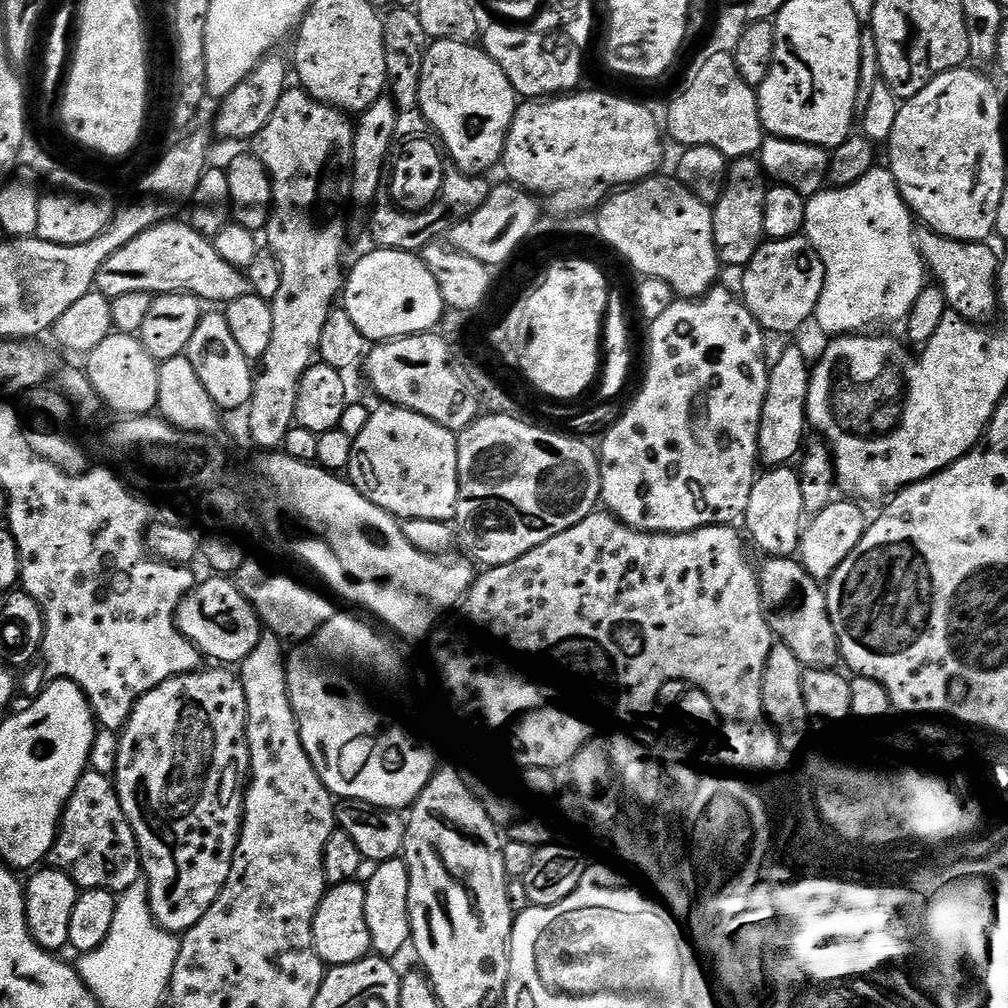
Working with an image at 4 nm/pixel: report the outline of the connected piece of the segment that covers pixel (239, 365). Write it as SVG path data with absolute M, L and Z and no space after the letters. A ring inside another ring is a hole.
M212 310L203 313L186 353L188 361L194 366L199 381L206 388L211 400L221 411L245 409L252 401L255 388L255 375L251 364L239 349L234 334L230 332L228 317L225 313Z

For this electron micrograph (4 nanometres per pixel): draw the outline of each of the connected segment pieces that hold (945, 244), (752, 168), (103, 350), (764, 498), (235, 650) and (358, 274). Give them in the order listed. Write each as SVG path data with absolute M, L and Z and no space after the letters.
M921 227L916 234L916 245L925 265L936 275L935 283L944 292L949 309L964 320L980 326L996 312L1000 304L1000 292L996 289L996 279L1000 276L1000 260L988 242L952 240L939 236L930 228Z
M743 156L727 165L724 188L712 208L714 242L721 265L728 267L729 264L736 270L743 269L765 244L764 217L769 187L770 178L764 173L764 168L756 156Z
M113 331L106 342L101 342L98 350L89 352L86 357L86 371L94 390L100 396L105 405L108 404L116 412L121 412L121 417L135 418L137 416L147 416L159 405L160 387L158 378L160 377L160 364L146 350L146 346L136 336L127 336L118 331Z
M772 466L764 471L757 475L754 490L750 490L746 513L748 528L752 531L753 538L768 551L769 557L792 556L799 549L800 537L806 527L800 473L792 466Z
M228 578L197 583L176 611L176 627L197 653L217 660L220 666L238 666L262 638L260 617Z
M389 248L371 250L347 273L342 289L342 311L350 314L354 326L366 334L369 342L387 342L400 340L404 336L417 336L423 332L432 332L435 324L443 321L446 305L434 274L424 265L423 259L414 252L399 252Z

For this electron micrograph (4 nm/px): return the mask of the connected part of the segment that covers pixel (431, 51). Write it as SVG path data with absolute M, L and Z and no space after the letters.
M433 40L420 67L420 95L418 112L432 123L434 131L440 135L439 143L443 151L452 155L451 163L469 176L484 176L492 167L499 165L504 158L504 147L510 130L510 122L518 107L518 97L510 78L502 74L502 66L490 58L483 47L462 42Z

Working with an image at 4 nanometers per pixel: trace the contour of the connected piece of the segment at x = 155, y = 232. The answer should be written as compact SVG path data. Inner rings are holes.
M178 223L158 224L111 254L98 270L95 291L109 298L139 292L186 292L201 302L213 300L216 306L227 306L245 299L250 292L247 275L226 262L226 258L218 254L215 243L196 231L191 223Z

